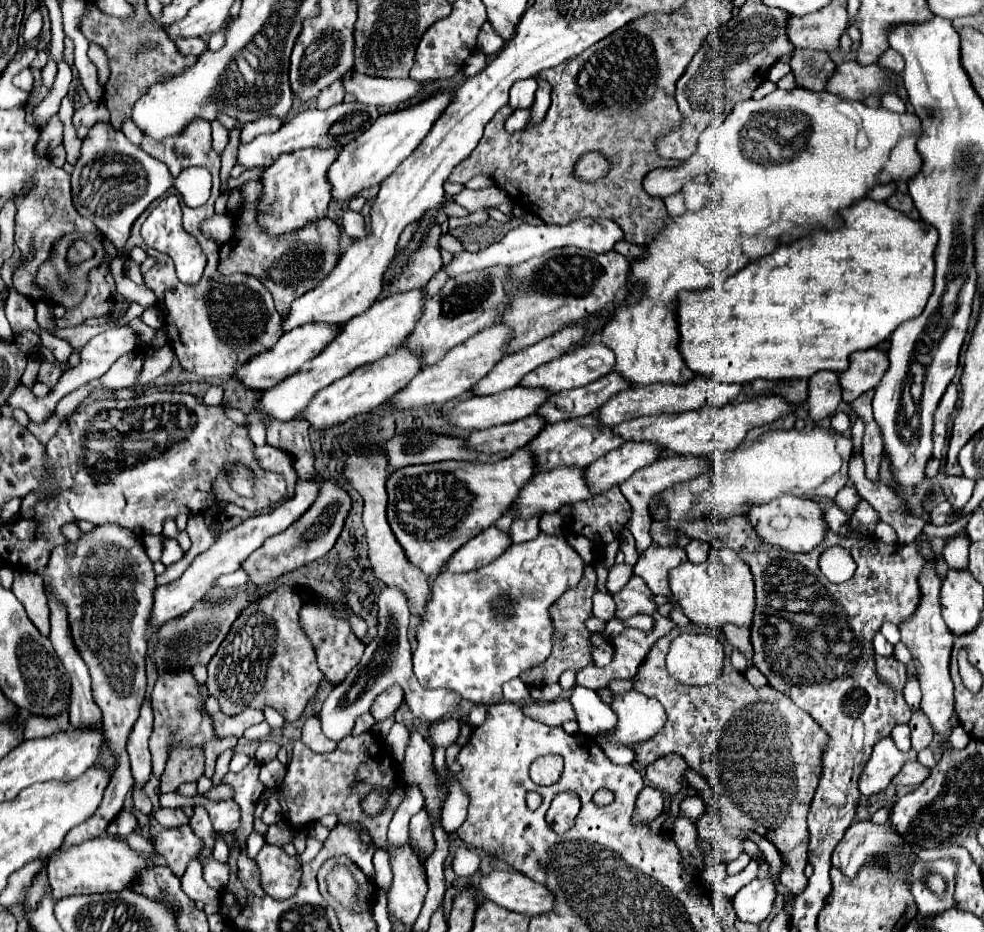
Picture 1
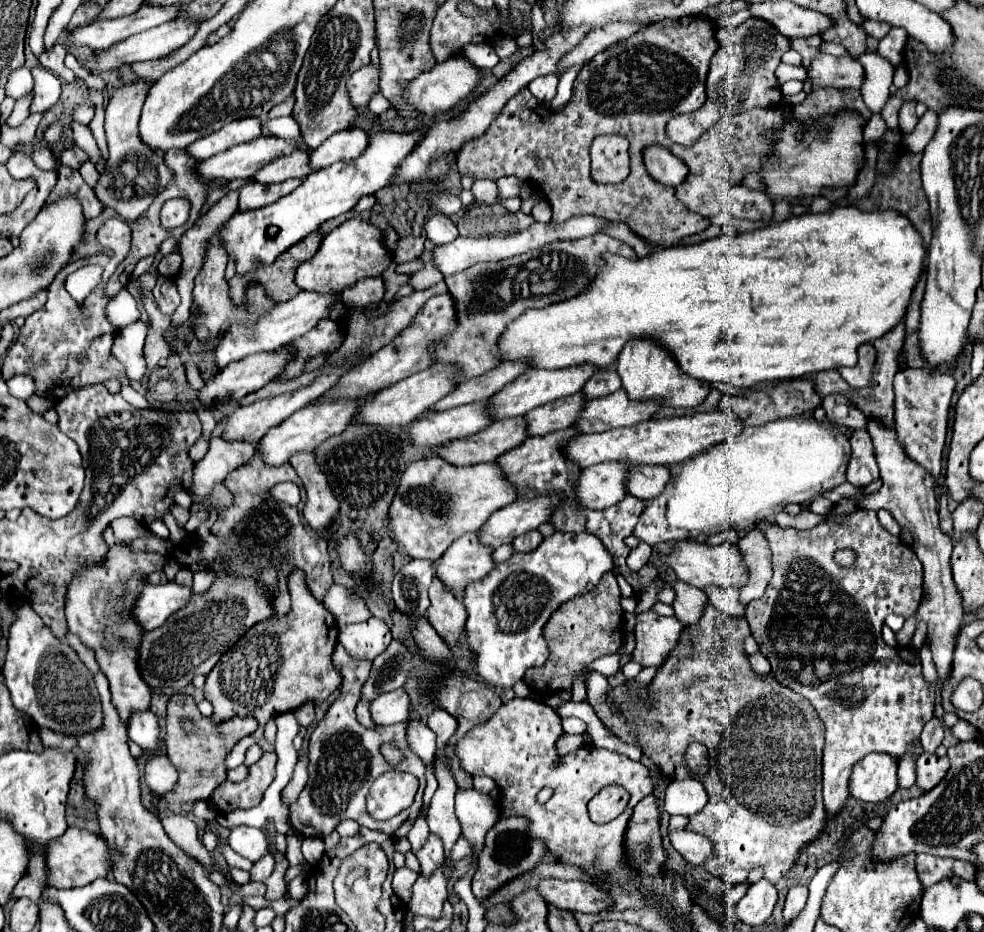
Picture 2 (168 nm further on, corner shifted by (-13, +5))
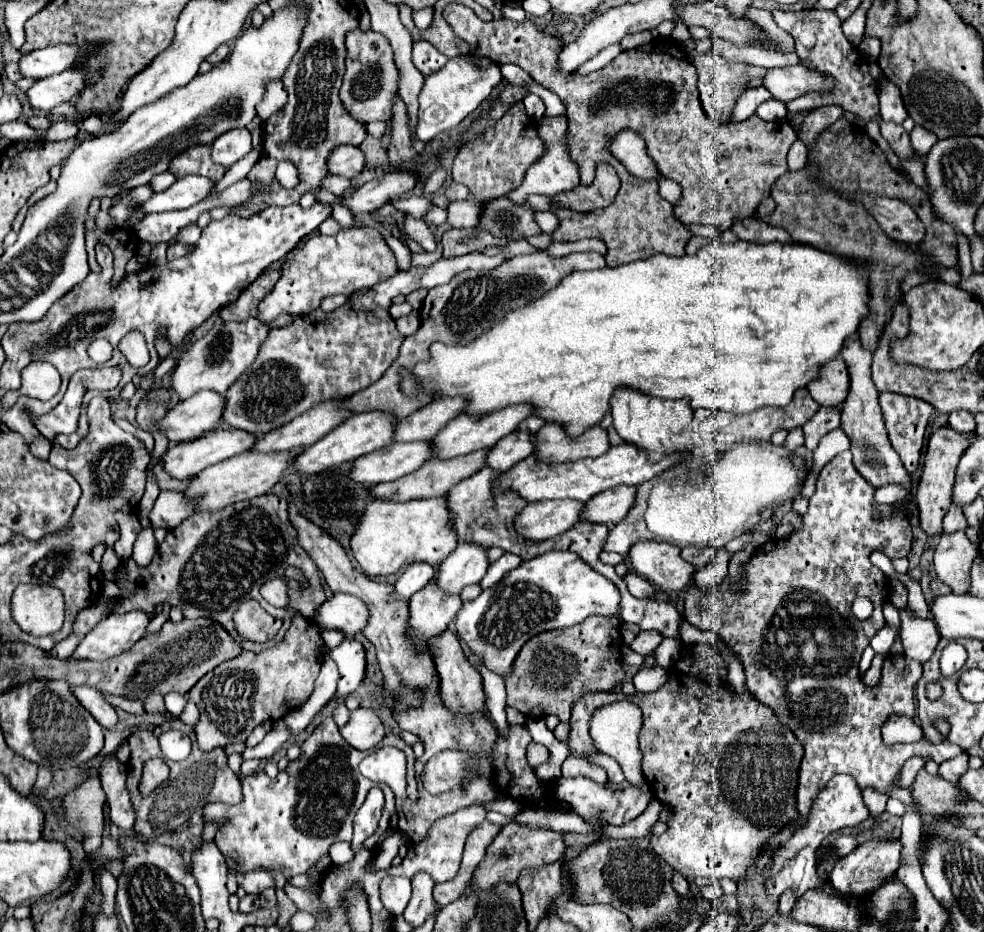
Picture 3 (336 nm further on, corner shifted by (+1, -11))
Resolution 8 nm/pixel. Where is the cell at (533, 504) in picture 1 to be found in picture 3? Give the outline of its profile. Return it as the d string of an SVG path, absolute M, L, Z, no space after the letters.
M458 544L456 550L440 566L438 586L446 592L462 592L466 584L480 582L486 574L488 562L488 548L480 544Z

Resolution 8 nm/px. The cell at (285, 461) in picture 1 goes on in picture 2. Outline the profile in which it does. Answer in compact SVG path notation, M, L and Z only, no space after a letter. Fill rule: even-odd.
M258 454L244 464L242 468L228 474L224 486L232 492L234 502L230 506L210 508L210 514L204 524L196 528L196 550L186 550L180 554L172 554L172 560L190 572L214 572L214 564L226 564L226 572L234 578L258 578L258 574L266 568L274 568L278 574L278 590L272 600L274 616L282 618L290 612L290 596L286 586L286 576L294 568L302 568L306 572L306 582L310 592L322 600L328 588L334 584L330 560L328 560L328 542L318 536L306 520L300 516L300 506L288 506L282 502L274 502L270 490L280 482L300 484L298 474L290 464L282 464L282 468L266 468ZM276 556L282 556L282 562L276 564ZM286 560L286 562L284 562Z

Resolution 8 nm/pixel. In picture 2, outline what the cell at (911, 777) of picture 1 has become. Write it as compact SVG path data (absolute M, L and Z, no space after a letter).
M922 754L918 760L918 768L916 768L916 784L924 790L930 792L930 788L934 788L950 770L950 762L948 758L940 758L936 754Z

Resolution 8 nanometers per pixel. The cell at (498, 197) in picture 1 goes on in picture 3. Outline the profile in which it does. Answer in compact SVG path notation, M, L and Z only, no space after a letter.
M432 206L432 210L426 216L426 224L446 224L446 220L448 220L446 210L438 206Z

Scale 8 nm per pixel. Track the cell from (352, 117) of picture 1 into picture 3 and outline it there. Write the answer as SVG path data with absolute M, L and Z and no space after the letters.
M196 174L178 178L168 190L158 192L148 202L144 202L142 212L152 214L152 212L190 208L196 202L204 200L214 190L214 186L216 186L216 182L212 182L204 176L196 176Z

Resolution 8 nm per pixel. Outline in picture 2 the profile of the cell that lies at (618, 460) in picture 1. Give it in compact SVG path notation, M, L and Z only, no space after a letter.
M594 464L582 470L574 484L578 506L604 510L620 502L626 496L626 492L622 492L622 480L626 480L628 470L630 468L622 468L622 464Z

